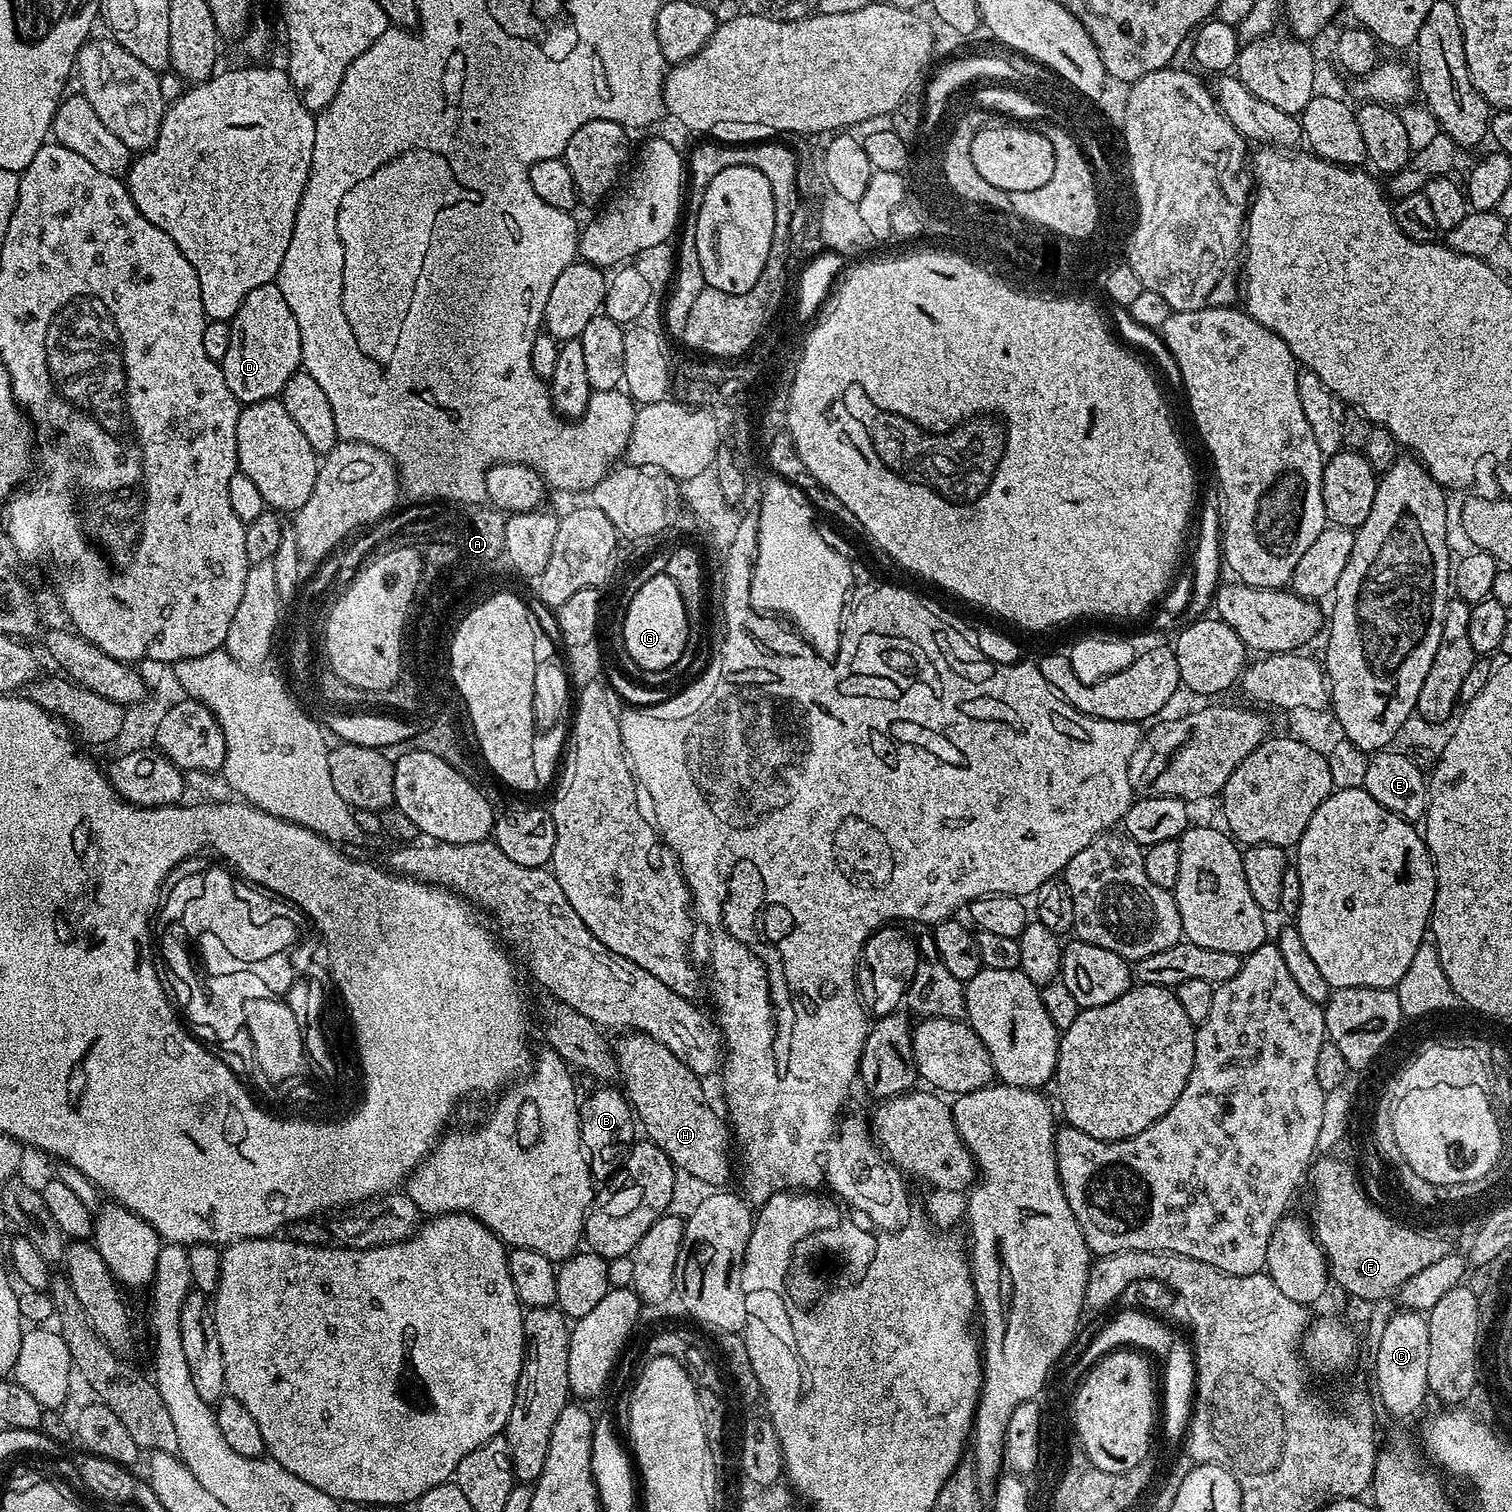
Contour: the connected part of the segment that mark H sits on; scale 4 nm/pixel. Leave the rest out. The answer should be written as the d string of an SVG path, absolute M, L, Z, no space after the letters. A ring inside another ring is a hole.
M625 1033L615 1041L614 1051L619 1062L620 1080L625 1096L632 1105L633 1113L639 1122L643 1135L654 1142L668 1157L677 1169L708 1184L710 1188L722 1188L731 1174L729 1146L732 1146L732 1132L717 1112L705 1101L706 1094L701 1077L692 1070L662 1043L644 1033Z

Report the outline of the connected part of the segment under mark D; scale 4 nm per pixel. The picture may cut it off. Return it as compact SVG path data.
M273 282L258 286L258 290L250 290L250 294L242 298L242 306L238 306L238 314L228 321L228 329L230 346L226 349L226 358L219 361L219 365L226 378L226 386L230 386L230 394L234 394L234 398L244 406L279 397L291 376L301 371L302 334L298 334L298 318L294 318L290 306L286 306L286 298L282 298L278 285Z

